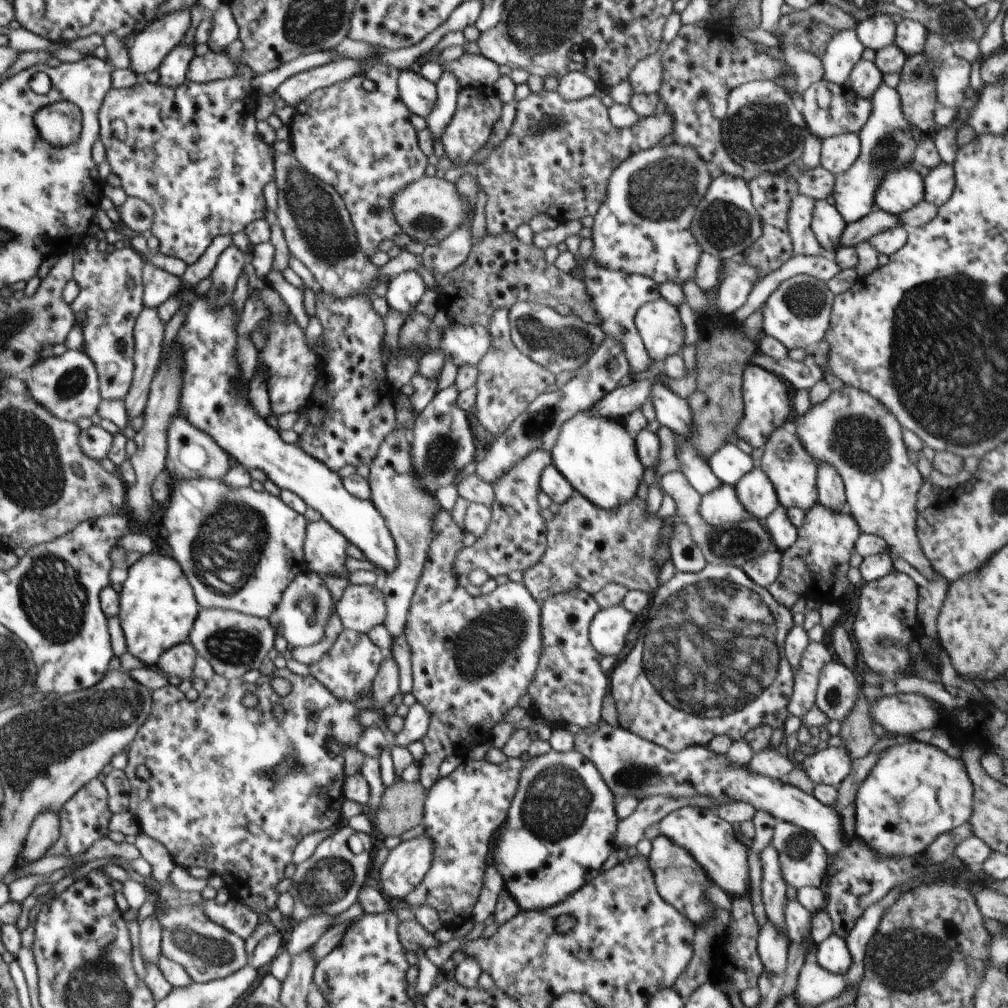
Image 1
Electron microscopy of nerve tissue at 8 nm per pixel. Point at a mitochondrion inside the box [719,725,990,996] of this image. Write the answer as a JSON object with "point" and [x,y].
{"point":[903,960]}

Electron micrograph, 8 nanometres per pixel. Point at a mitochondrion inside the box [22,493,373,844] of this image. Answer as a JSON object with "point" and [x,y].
{"point":[220,570]}

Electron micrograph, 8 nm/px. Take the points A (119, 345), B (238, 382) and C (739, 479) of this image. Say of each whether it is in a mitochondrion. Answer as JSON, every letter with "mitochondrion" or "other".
{"A":"mitochondrion","B":"other","C":"other"}

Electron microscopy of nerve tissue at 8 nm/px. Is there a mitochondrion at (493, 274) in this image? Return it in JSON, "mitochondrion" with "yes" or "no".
{"mitochondrion":"no"}

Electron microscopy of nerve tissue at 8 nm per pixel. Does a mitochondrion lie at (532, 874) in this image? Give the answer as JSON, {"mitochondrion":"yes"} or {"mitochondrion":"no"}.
{"mitochondrion":"no"}

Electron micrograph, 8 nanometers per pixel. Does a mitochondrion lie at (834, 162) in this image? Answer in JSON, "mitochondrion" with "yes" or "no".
{"mitochondrion":"no"}

